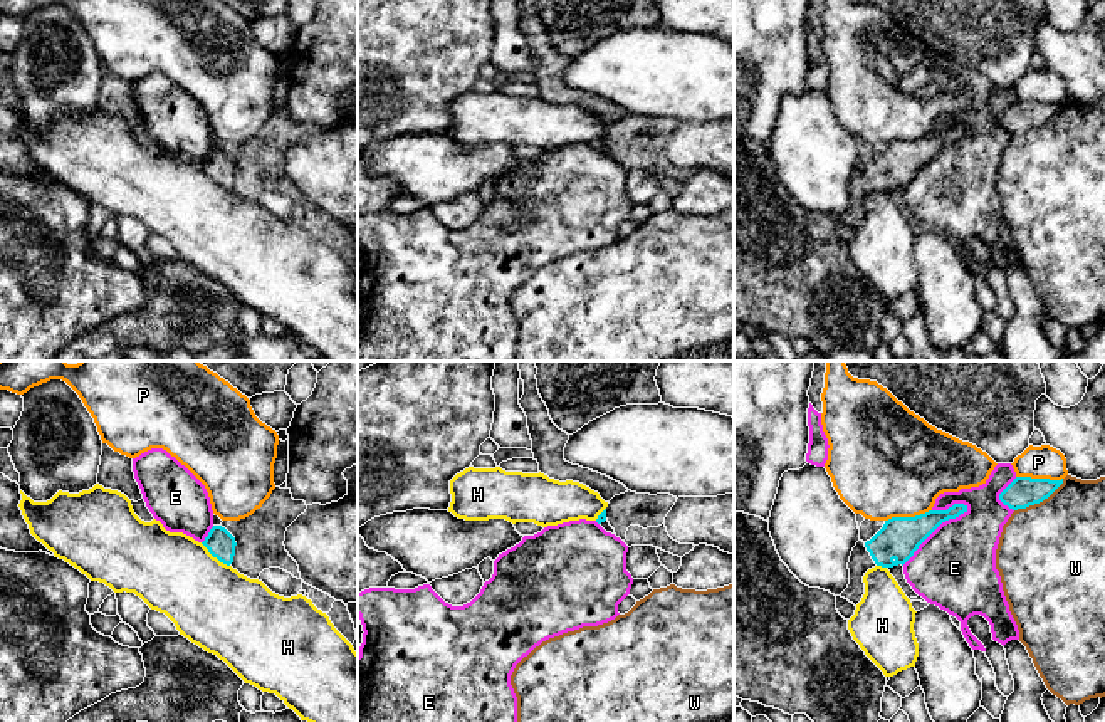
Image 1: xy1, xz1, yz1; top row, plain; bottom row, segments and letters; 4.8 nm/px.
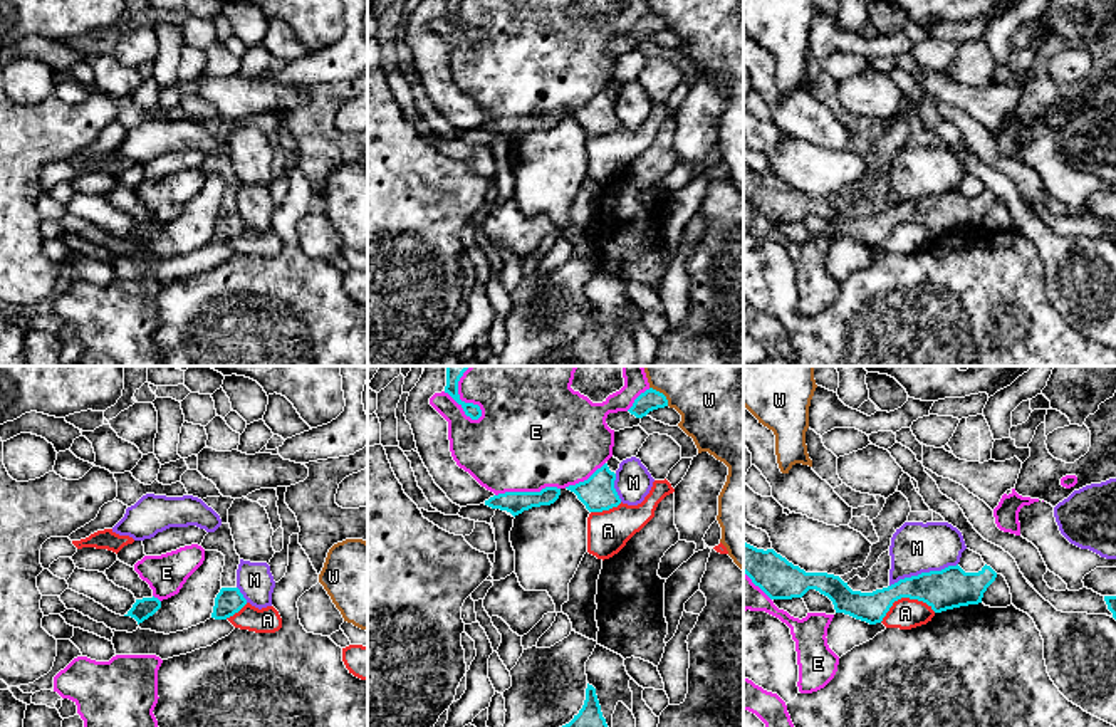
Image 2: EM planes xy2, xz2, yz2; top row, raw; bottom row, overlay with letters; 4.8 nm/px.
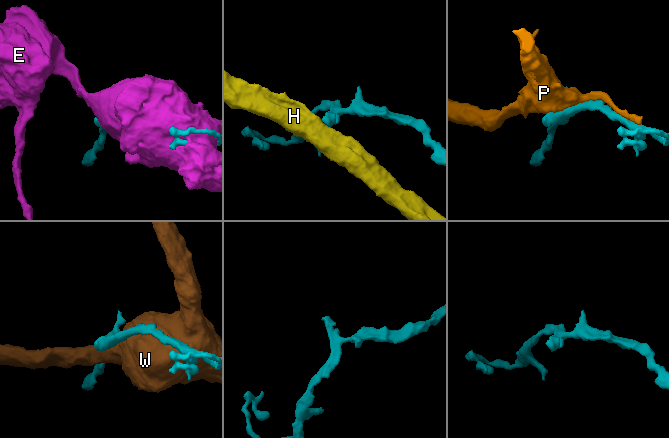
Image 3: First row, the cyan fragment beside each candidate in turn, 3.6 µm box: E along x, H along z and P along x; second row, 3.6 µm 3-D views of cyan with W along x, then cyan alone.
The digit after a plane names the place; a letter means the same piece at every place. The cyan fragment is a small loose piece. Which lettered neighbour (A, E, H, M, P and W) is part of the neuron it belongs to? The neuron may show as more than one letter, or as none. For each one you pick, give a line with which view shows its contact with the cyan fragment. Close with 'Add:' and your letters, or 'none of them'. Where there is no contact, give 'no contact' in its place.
Add: none of them

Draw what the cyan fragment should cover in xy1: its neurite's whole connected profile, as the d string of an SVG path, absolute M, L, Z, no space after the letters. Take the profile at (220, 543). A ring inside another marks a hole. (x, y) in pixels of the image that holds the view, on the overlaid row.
M213 526L202 542L220 562L230 566L235 556L235 537L222 526Z

